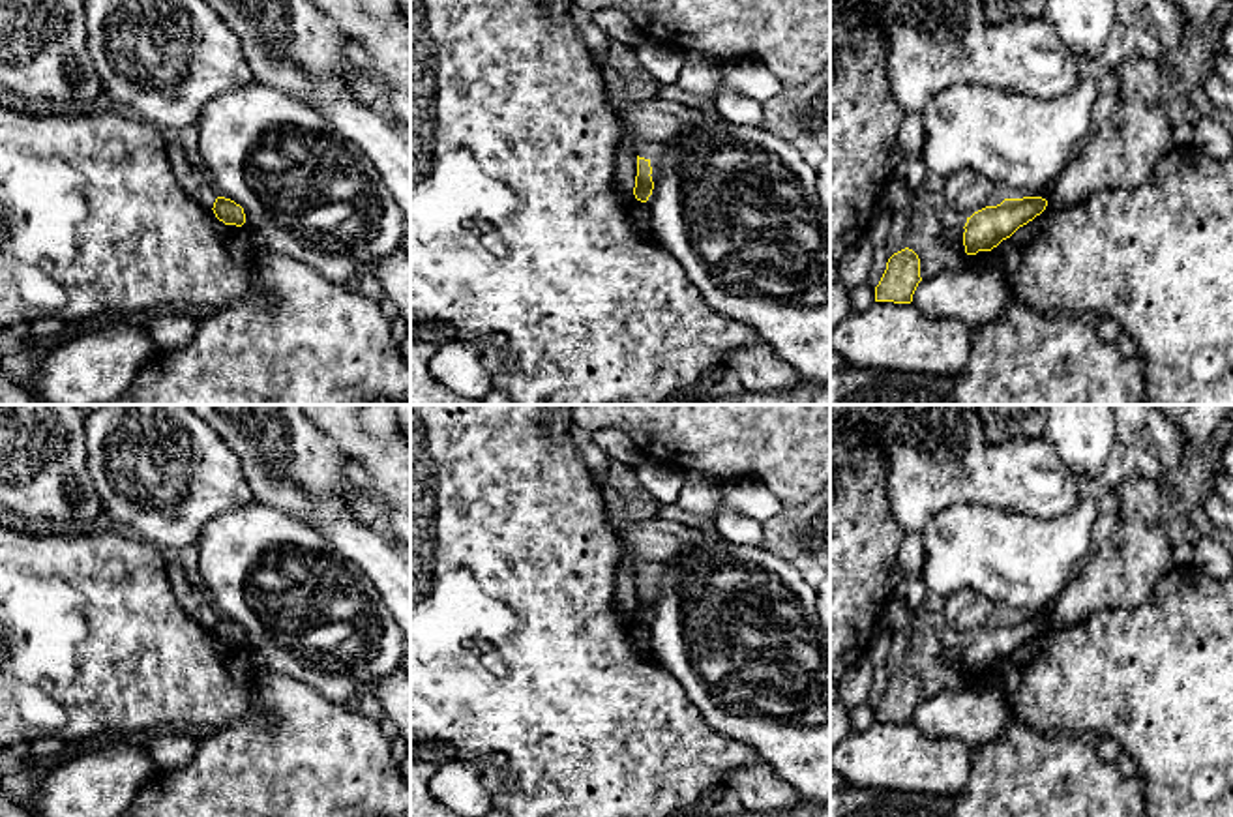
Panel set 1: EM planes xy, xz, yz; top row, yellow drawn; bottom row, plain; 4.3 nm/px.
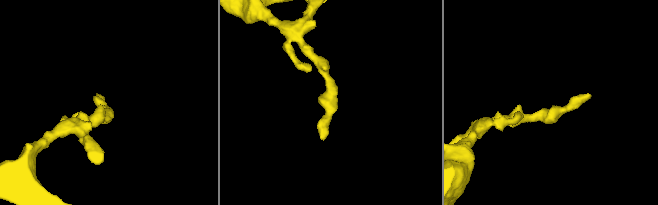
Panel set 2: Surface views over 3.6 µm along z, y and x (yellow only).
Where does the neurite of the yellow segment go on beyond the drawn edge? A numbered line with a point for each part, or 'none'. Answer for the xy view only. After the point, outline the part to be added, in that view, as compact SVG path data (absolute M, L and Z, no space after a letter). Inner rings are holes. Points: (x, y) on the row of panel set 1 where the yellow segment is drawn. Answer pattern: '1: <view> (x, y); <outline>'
none

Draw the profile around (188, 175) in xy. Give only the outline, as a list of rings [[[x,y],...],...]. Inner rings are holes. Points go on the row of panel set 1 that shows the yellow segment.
[[[172,137],[167,144],[167,156],[178,184],[189,193],[189,197],[204,208],[214,208],[217,193]]]

